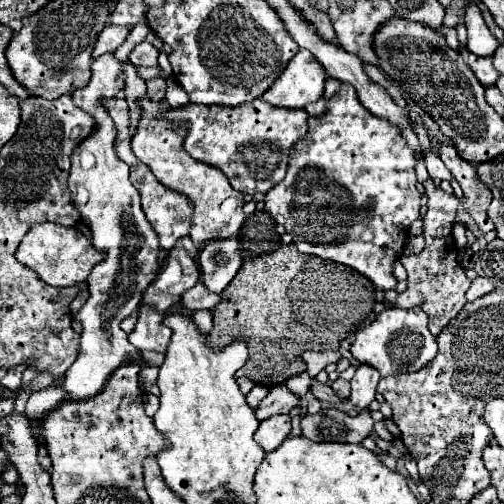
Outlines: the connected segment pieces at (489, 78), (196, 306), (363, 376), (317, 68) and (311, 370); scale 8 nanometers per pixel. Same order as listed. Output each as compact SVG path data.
M460 48L460 56L470 66L470 70L476 74L476 78L480 80L482 86L494 86L496 80L500 78L500 74L492 66L492 58L480 58L466 48Z
M198 282L194 288L190 288L184 296L182 296L182 306L188 310L212 310L218 302L222 300L220 294L214 294L210 290L206 290L206 286L202 286L202 282Z
M360 364L354 378L352 378L352 394L350 394L350 402L356 406L356 408L368 408L368 404L374 400L376 396L376 386L378 386L378 380L380 380L380 374L366 366L366 364Z
M300 48L280 74L278 82L262 94L262 100L282 108L304 108L322 98L324 82L326 72L322 70L322 64L310 54L310 50Z
M308 350L304 352L306 354L306 364L308 364L308 374L310 376L316 376L320 370L324 370L328 364L332 362L338 362L340 360L340 352L334 352L334 350L328 350L328 352L314 352L314 350Z

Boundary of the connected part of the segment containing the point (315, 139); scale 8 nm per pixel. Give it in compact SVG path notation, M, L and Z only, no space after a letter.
M342 84L340 90L328 100L326 104L326 112L322 116L310 116L308 118L308 132L304 138L300 138L292 150L290 150L290 166L288 166L288 172L286 172L286 178L282 182L278 182L274 188L270 188L266 192L266 210L272 214L272 218L282 224L286 228L286 232L294 238L294 244L296 248L302 252L302 254L314 254L318 258L326 258L326 260L334 260L334 262L340 262L340 264L346 264L354 270L358 270L360 274L368 276L372 280L372 284L378 288L378 290L392 290L396 286L396 278L392 276L392 264L402 256L402 248L408 240L408 228L410 224L420 216L420 208L422 208L422 202L420 202L420 192L416 190L416 172L414 172L414 152L410 150L410 146L406 144L404 136L400 134L400 130L392 124L388 124L386 120L382 118L376 118L374 114L370 114L358 100L358 94L354 90L354 86L350 84Z

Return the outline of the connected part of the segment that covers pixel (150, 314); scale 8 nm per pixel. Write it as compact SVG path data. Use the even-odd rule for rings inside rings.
M142 308L140 316L138 316L138 324L136 328L128 334L128 342L132 346L136 346L140 352L144 350L152 350L152 352L166 352L166 346L170 342L170 328L160 326L162 324L162 314L150 310L150 308Z

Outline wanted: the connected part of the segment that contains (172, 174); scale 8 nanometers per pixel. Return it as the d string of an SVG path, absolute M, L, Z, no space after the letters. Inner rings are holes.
M144 94L140 100L140 118L138 118L138 128L136 134L132 136L132 150L134 154L150 166L152 174L162 182L166 188L176 190L186 194L192 204L194 204L194 218L192 218L192 228L190 228L190 238L202 246L208 240L218 240L218 238L228 238L228 236L238 236L238 230L246 218L242 206L244 206L244 194L238 194L222 174L222 170L214 166L206 166L190 154L186 154L182 142L186 136L186 124L176 124L168 118L162 118L162 112L172 110L166 100L162 100L162 106L158 102L150 102L148 94Z

